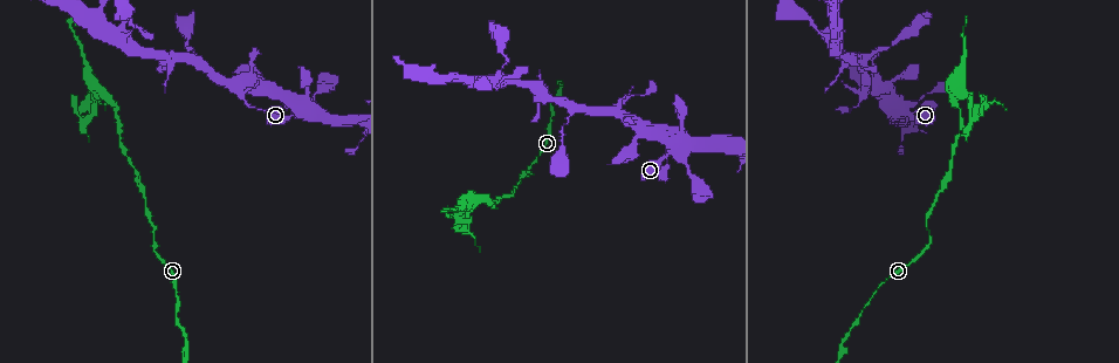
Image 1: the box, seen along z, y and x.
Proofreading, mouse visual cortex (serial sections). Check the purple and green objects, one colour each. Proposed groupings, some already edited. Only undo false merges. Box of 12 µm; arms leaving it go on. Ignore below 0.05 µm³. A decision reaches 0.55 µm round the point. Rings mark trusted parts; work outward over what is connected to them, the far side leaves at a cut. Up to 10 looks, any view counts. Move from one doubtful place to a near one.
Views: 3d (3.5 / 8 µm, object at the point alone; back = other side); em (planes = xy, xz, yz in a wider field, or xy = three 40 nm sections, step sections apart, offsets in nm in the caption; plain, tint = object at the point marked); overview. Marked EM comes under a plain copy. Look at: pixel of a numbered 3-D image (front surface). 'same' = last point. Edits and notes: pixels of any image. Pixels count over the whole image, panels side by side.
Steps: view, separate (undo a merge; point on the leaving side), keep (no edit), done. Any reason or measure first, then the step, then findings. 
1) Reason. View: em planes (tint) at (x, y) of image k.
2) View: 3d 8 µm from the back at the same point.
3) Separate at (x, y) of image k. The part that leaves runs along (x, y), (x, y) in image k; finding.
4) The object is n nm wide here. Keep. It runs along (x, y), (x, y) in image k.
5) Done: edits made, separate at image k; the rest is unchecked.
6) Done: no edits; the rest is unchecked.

Calibre changes. View: 3d 3.5 µm at (95, 108) of image 1.

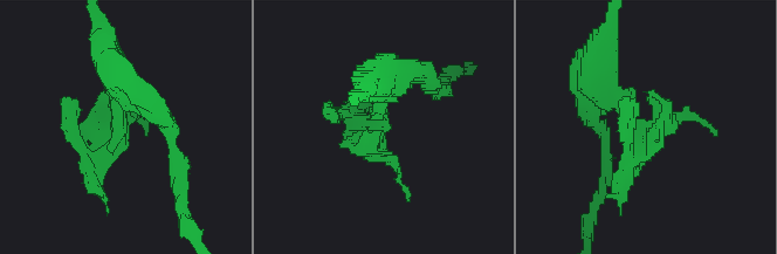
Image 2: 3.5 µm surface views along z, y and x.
View: em xy step 1 (tint) at (118, 135) of image 2.

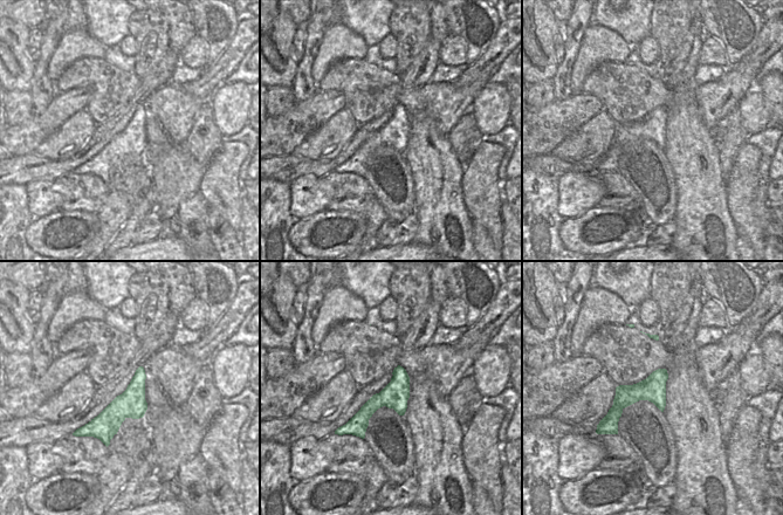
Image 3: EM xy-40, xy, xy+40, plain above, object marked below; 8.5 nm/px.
The object is 220 nm wide here. Keep. It runs along (141, 370), (135, 393), (82, 431) in image 3; continuous, no second cell.

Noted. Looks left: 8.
Thin arm on a thick one. View: 3d 3.5 µm at (906, 103) of image 1.

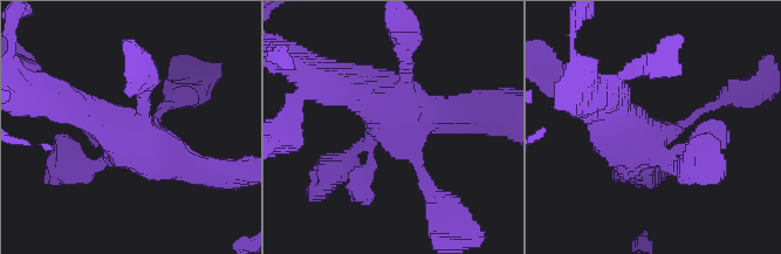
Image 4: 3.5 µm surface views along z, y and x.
View: em xy step 3 (tint) at (406, 133) of image 4.

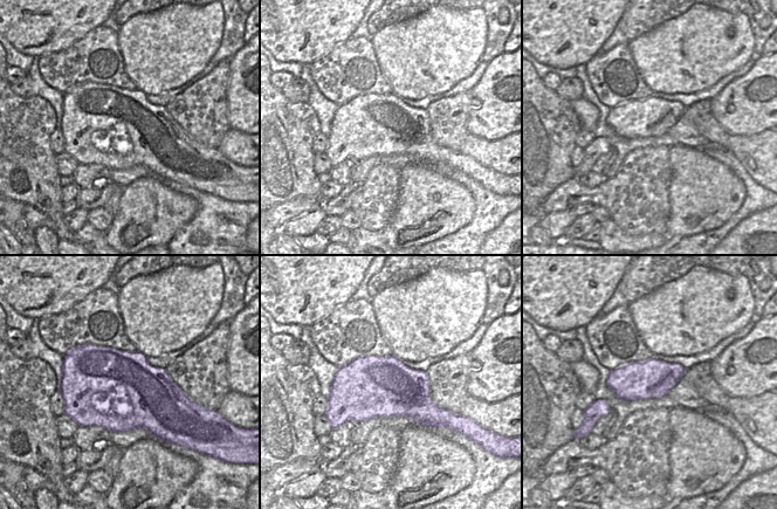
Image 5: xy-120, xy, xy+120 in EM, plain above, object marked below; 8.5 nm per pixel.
Keep. It runs along (693, 163), (653, 152), (609, 102) in image 4; all the same cell.

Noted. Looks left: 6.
A fork. View: em xy step 1 (tint) at (615, 113) of image 1.

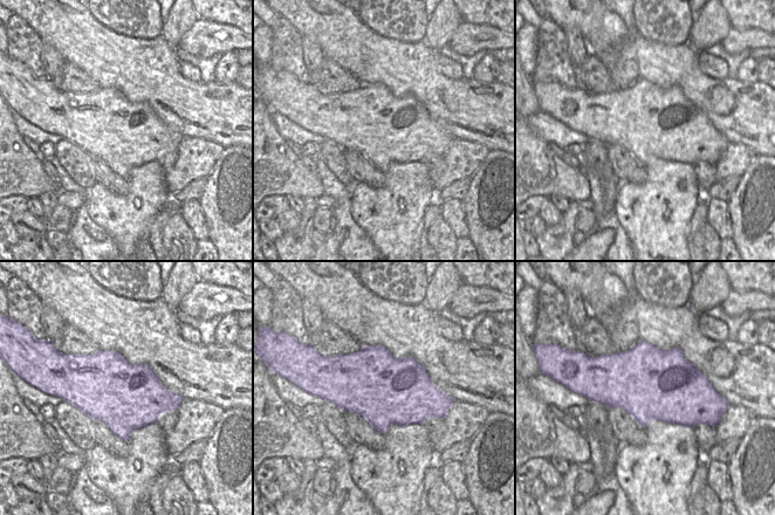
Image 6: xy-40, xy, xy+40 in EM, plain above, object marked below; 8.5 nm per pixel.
Wider look. View: 3d 3.5 µm from the back at the same point.

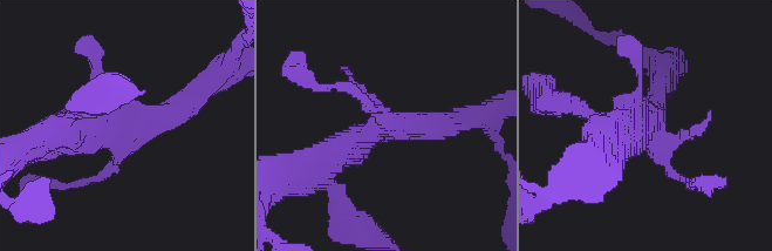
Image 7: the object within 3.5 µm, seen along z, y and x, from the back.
Keep. It runs along (313, 173), (377, 127), (450, 121) in image 7; continuous, no second cell.

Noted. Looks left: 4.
Two arms in line, one across. View: em xy step 5 (tint) at (837, 44) of image 1.

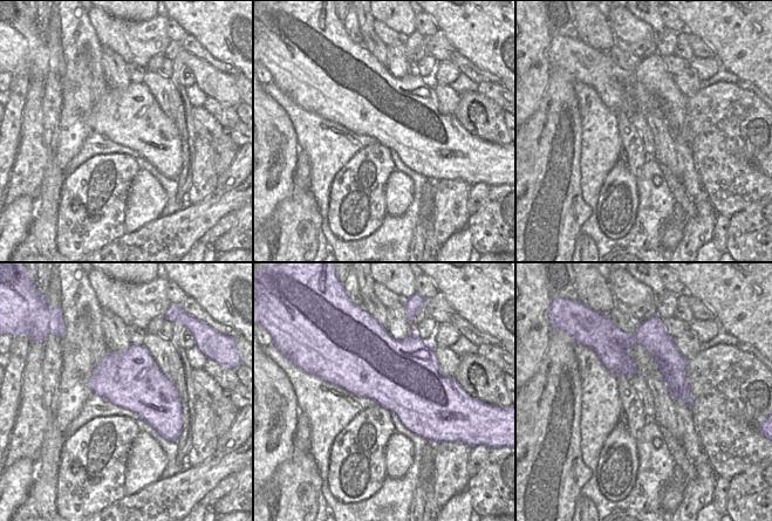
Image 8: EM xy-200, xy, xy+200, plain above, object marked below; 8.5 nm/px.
Wider look. View: 3d 3.5 µm at the same point.

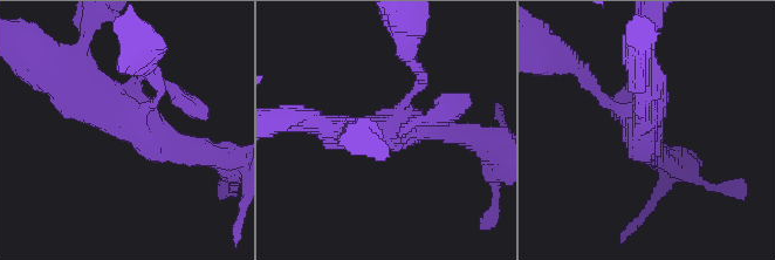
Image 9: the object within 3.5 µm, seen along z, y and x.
Keep. It runs along (203, 152), (159, 145), (69, 73) in image 9; one cell here.

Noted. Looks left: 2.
Done: no edits; the rest is unchecked.

